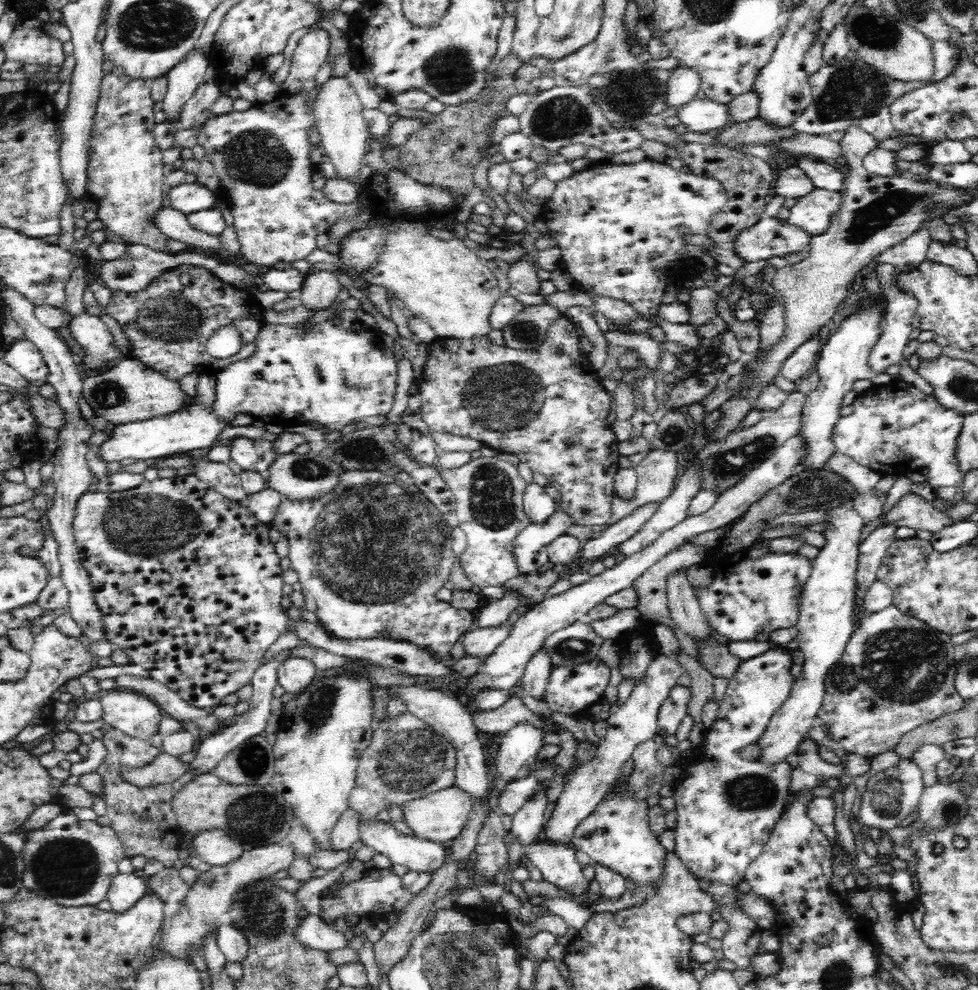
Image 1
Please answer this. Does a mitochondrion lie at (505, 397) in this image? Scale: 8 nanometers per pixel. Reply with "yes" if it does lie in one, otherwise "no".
yes

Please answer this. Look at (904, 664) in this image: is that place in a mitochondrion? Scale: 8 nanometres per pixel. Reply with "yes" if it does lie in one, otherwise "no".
yes

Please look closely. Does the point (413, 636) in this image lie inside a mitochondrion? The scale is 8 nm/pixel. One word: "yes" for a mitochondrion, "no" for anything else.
no

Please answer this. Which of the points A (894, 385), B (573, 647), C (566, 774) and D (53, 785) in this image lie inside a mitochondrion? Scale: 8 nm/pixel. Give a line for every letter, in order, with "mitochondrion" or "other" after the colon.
A: other
B: mitochondrion
C: other
D: other

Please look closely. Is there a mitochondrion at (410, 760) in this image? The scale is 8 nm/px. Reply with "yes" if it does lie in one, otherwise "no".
yes

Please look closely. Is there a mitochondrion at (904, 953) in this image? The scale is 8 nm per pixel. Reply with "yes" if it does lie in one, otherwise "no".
no

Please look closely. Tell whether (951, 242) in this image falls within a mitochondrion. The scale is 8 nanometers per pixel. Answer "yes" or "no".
no

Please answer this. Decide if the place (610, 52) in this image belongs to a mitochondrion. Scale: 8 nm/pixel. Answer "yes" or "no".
yes

